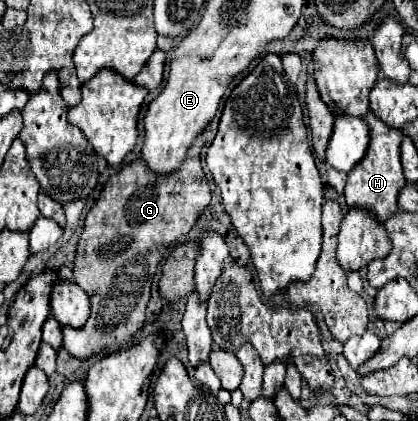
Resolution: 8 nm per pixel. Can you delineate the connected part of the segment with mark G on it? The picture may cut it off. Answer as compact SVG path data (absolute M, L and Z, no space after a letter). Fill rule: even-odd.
M201 133L195 139L193 147L189 149L187 161L179 167L179 171L171 175L151 173L151 169L145 167L143 159L139 157L133 163L125 165L119 173L111 175L105 187L101 189L101 197L97 199L97 203L85 217L83 235L81 235L77 255L75 255L73 279L91 299L91 317L81 329L63 327L63 347L73 357L89 359L91 355L99 355L99 353L107 355L133 343L135 335L139 333L145 321L145 307L149 303L151 283L157 273L157 265L161 263L169 245L191 231L191 227L197 223L199 215L205 211L205 207L211 201L211 191L209 191L205 173L201 169L203 145L205 145L205 135Z

